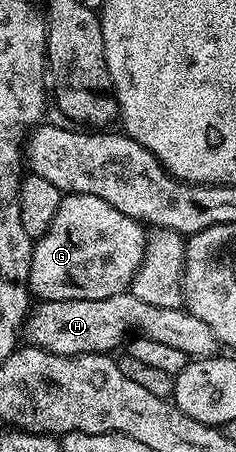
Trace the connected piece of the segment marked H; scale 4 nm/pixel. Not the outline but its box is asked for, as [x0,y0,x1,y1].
[24,290,216,358]

